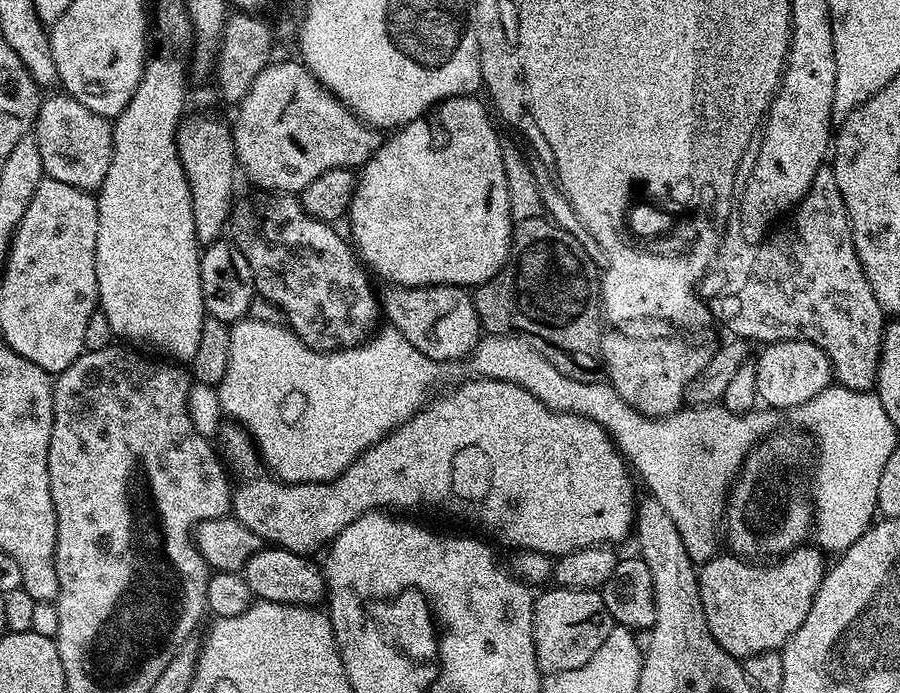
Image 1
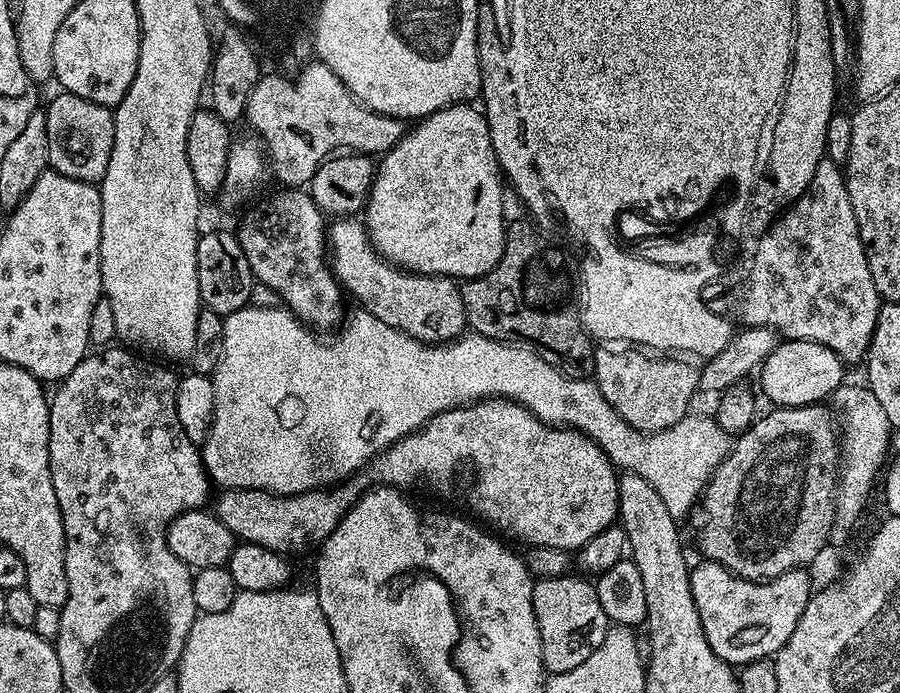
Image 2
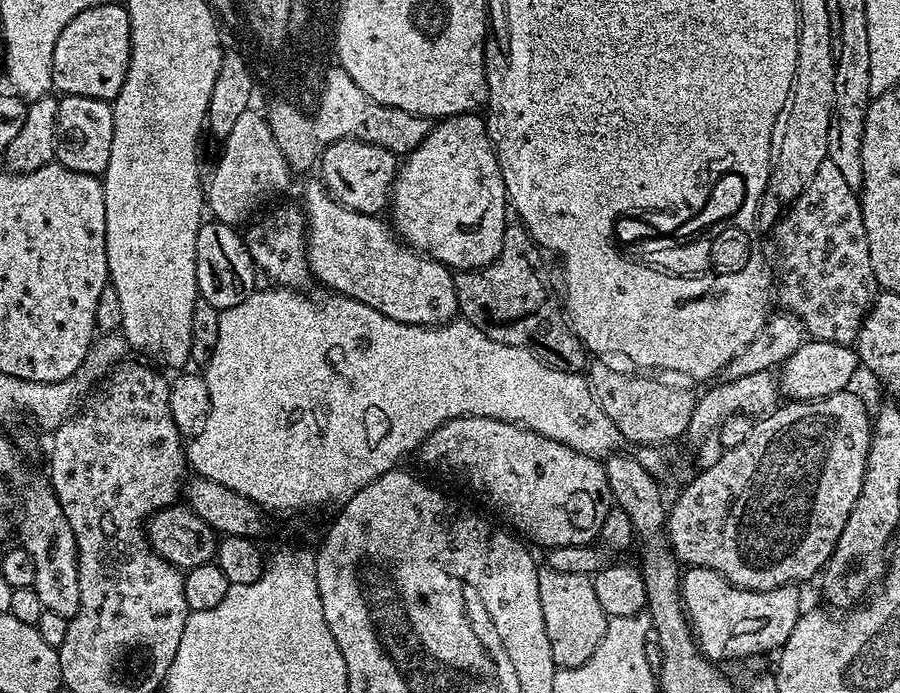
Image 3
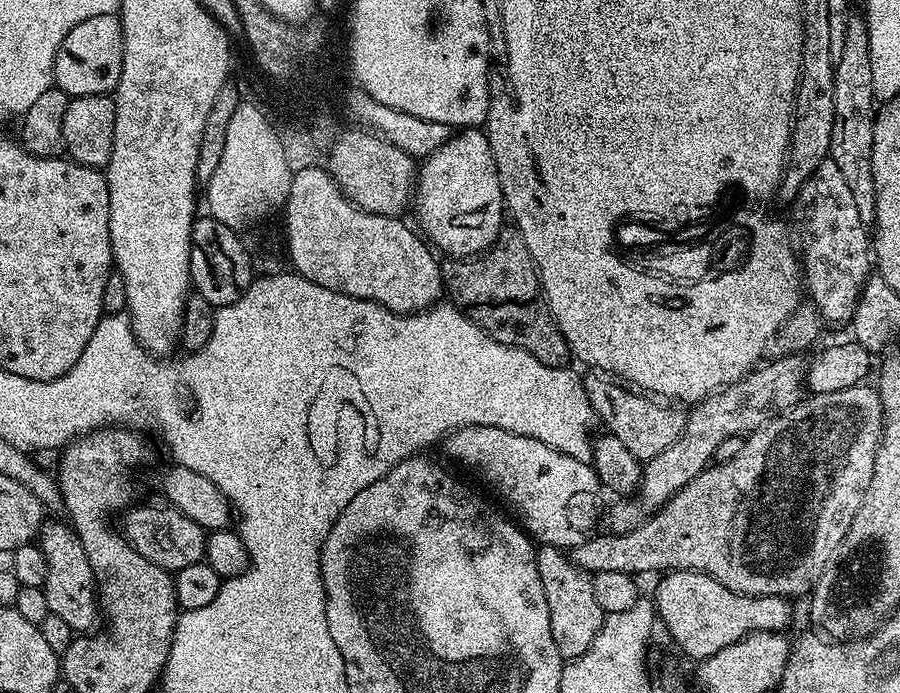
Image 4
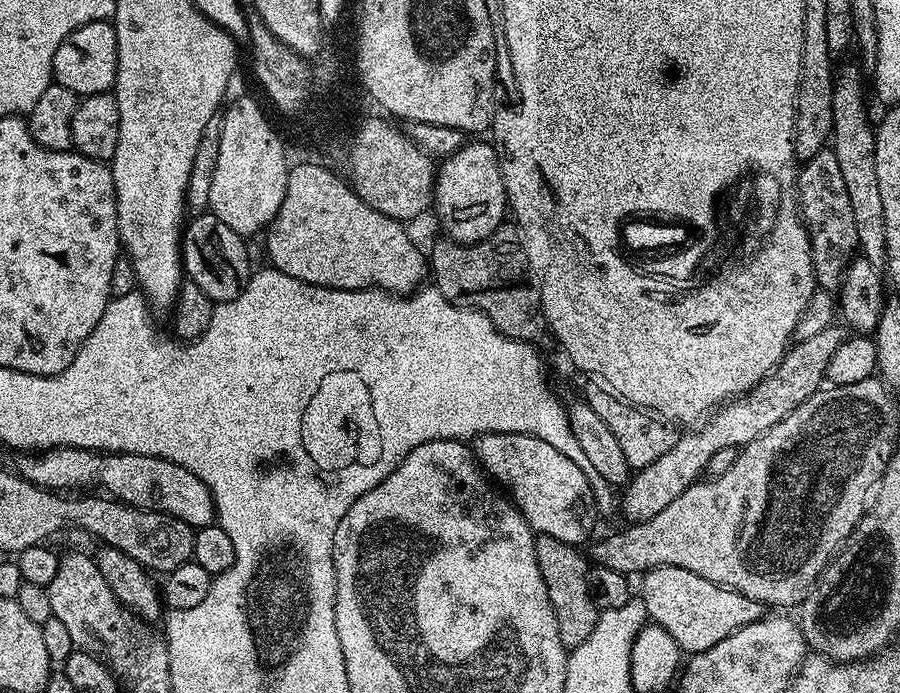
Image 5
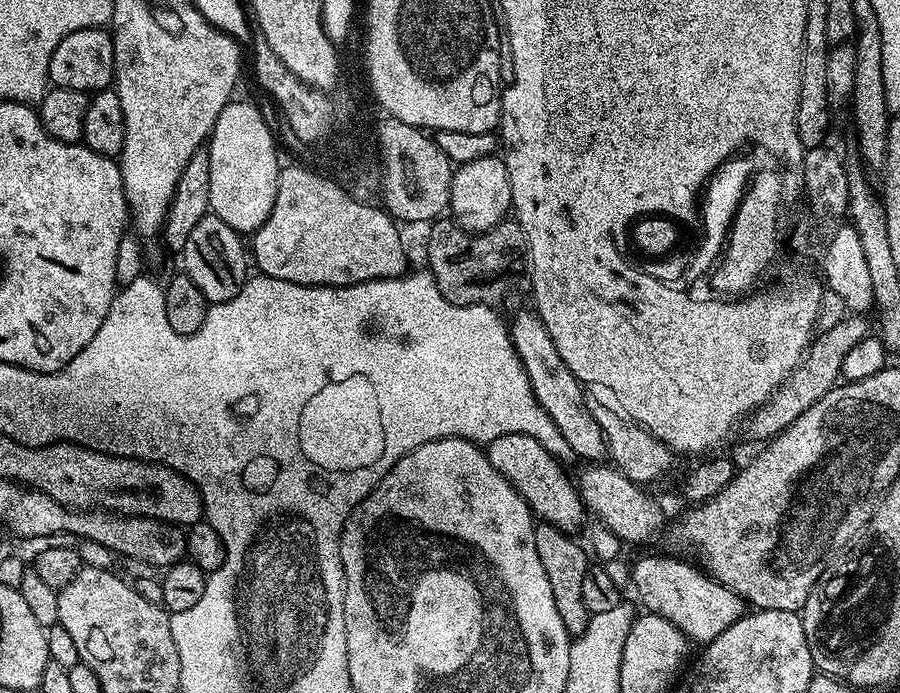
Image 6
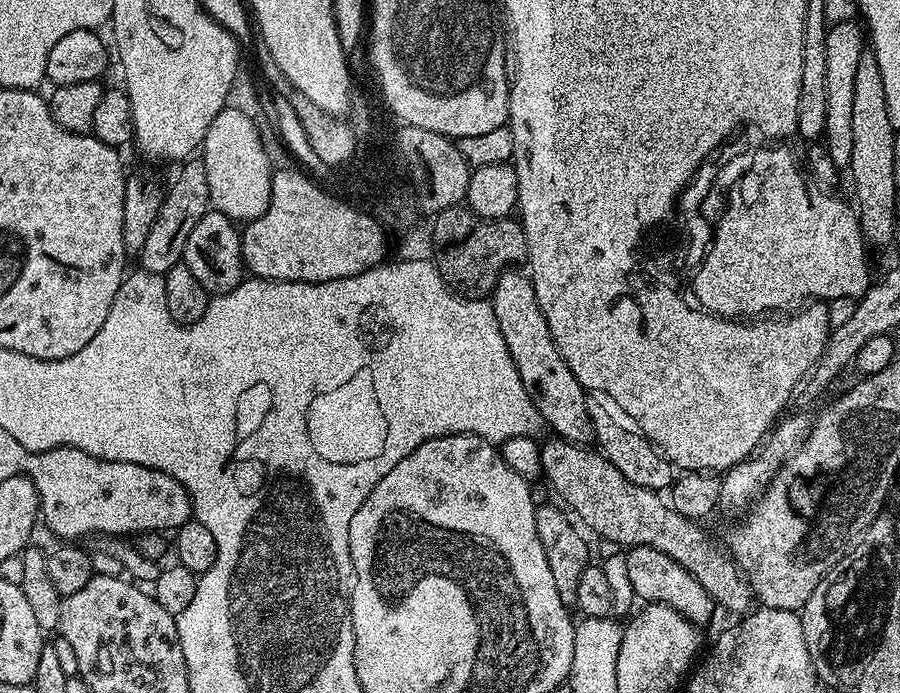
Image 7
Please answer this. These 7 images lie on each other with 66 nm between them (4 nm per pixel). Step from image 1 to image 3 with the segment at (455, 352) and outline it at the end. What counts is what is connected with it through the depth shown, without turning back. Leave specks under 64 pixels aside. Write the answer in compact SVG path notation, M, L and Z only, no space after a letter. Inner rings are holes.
M313 182L304 188L302 211L306 217L306 235L308 238L308 261L312 275L321 280L333 293L348 296L362 302L394 322L417 324L423 328L435 328L437 324L446 324L457 319L458 294L454 290L453 269L442 262L430 260L427 256L411 249L387 223L380 221L379 215L367 216L350 210L324 189L323 184Z

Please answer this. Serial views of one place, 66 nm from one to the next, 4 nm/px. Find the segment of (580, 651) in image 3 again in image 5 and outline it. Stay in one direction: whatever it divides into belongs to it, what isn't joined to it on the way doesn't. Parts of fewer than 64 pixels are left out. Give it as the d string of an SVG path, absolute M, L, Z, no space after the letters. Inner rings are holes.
M537 535L536 557L538 558L538 570L542 570L542 582L546 582L546 594L550 594L550 606L554 606L554 618L558 618L558 638L560 639L560 641L562 642L562 646L566 650L571 650L571 649L577 648L578 646L582 646L582 642L586 642L586 638L590 638L590 630L594 630L594 626L596 625L596 618L598 615L598 609L597 609L596 603L593 602L593 600L590 598L590 586L588 585L588 570L589 570L590 564L589 564L589 561L586 559L586 556L585 556L586 561L584 561L584 556L582 553L580 553L580 551L581 549L577 547L577 545L567 544L566 542L558 542L558 538L550 538L549 536Z

